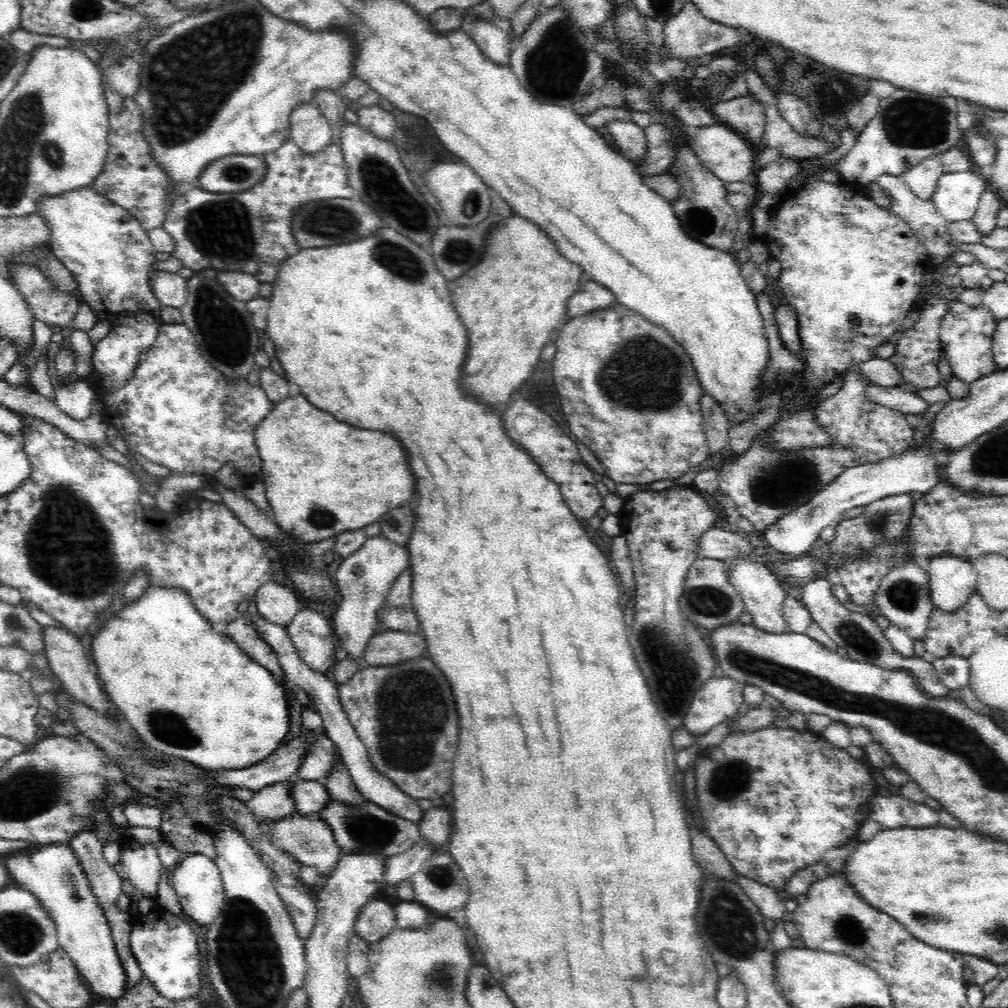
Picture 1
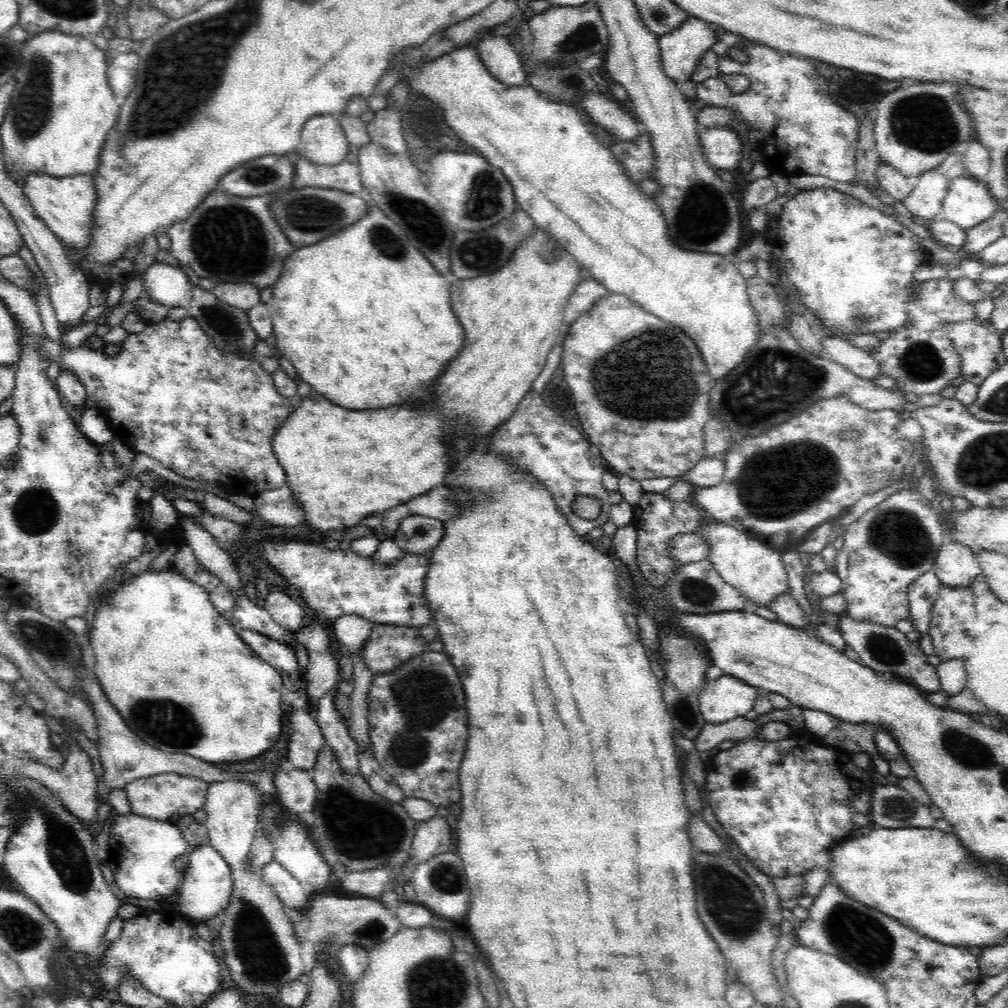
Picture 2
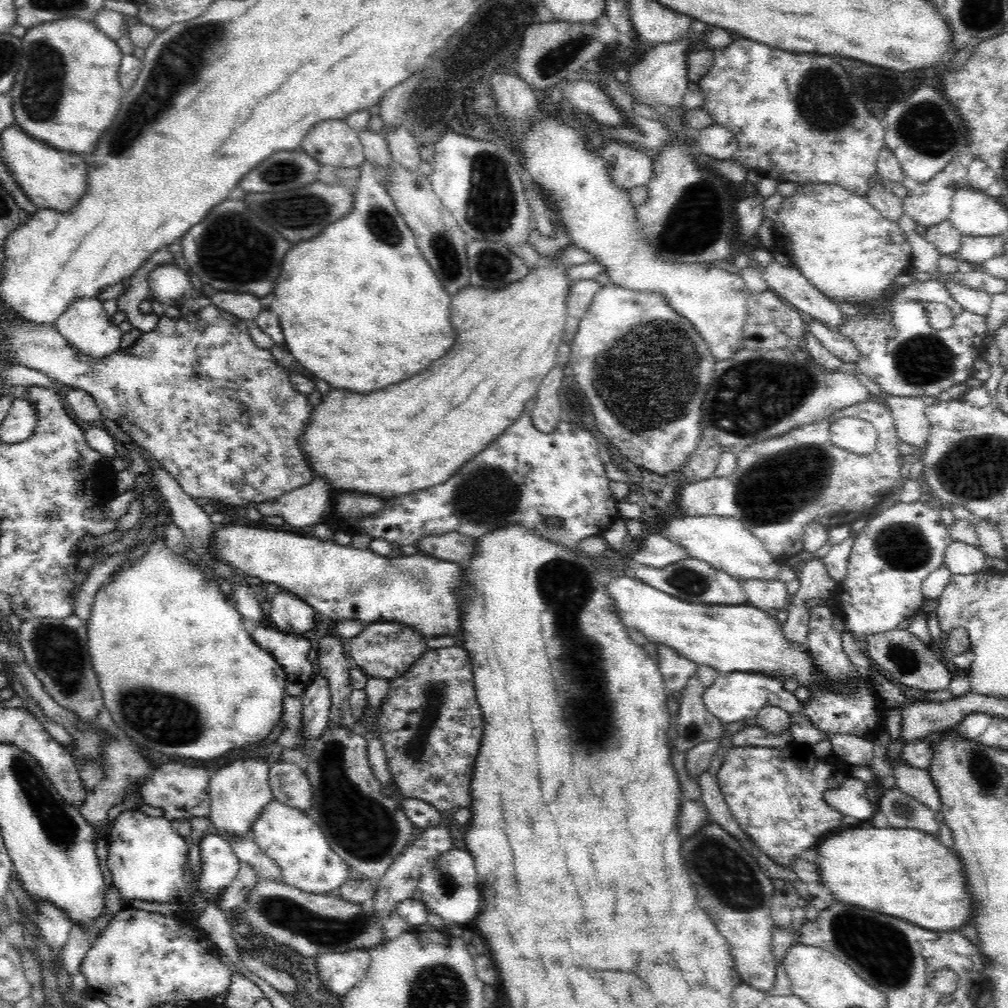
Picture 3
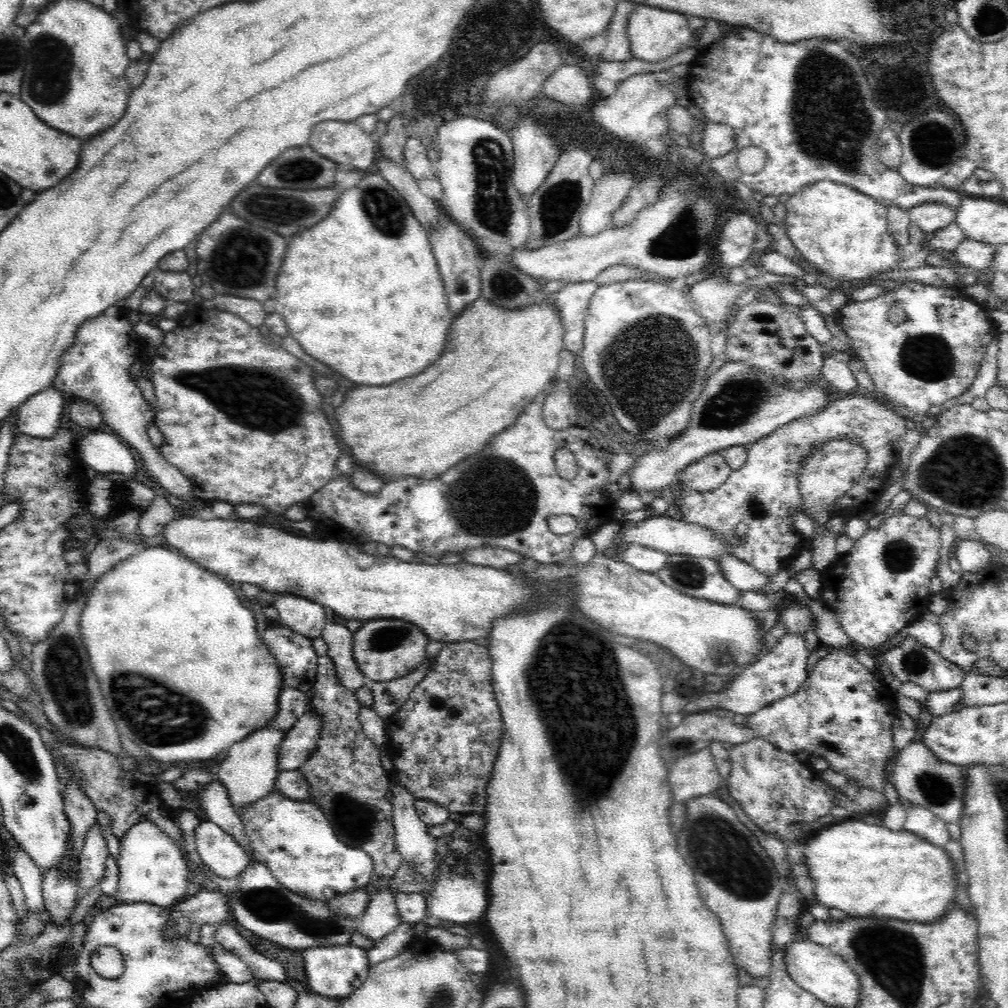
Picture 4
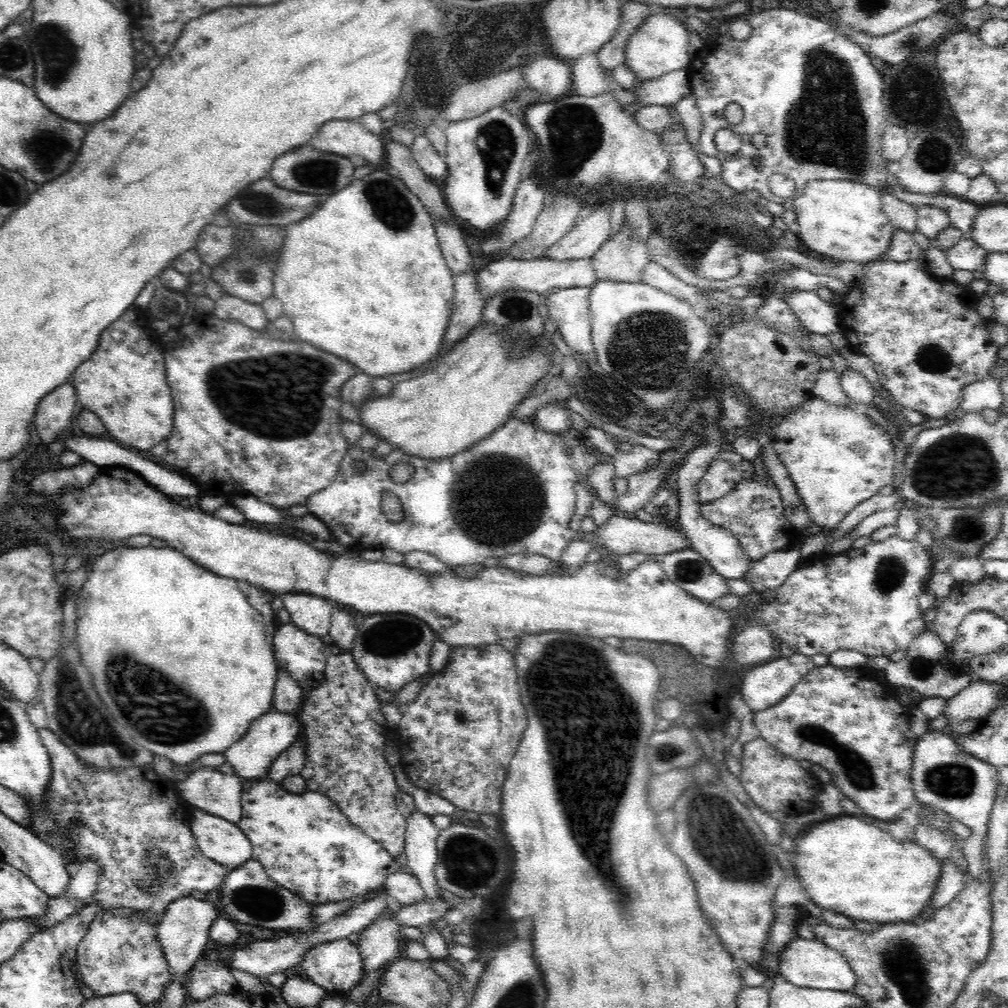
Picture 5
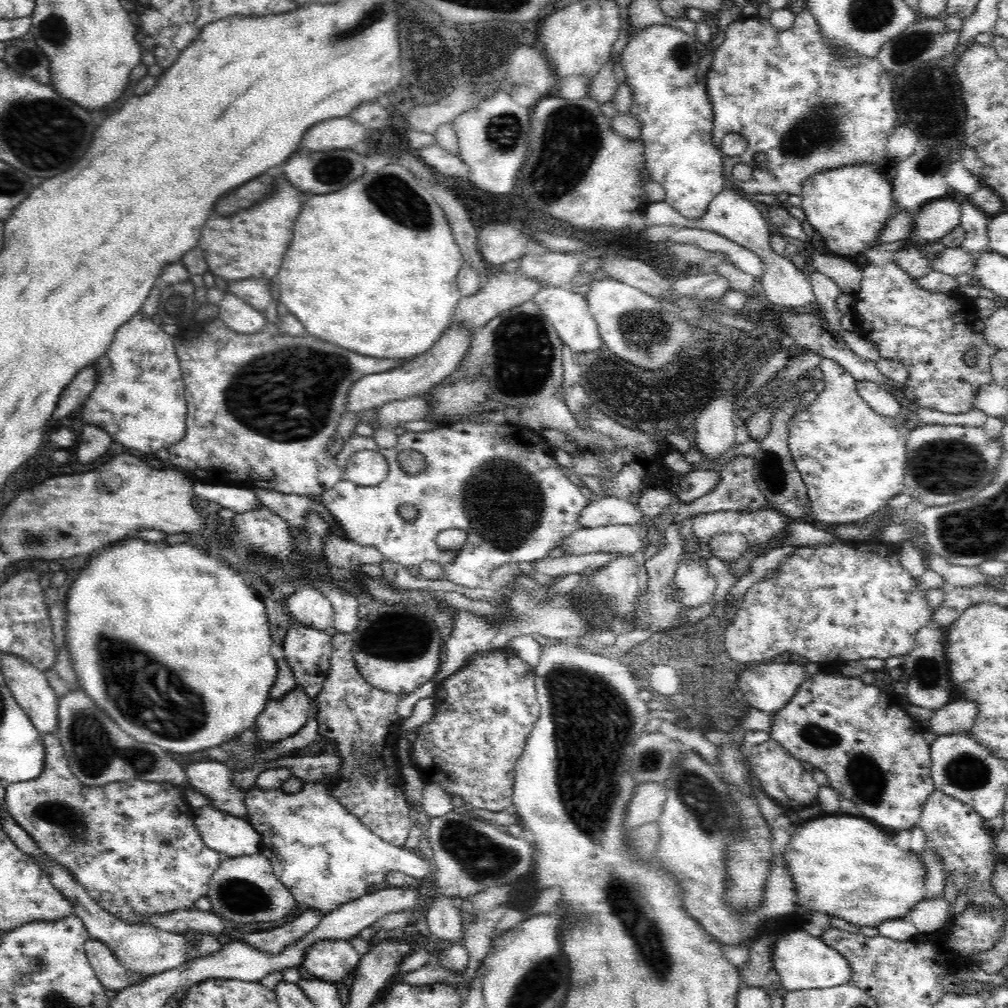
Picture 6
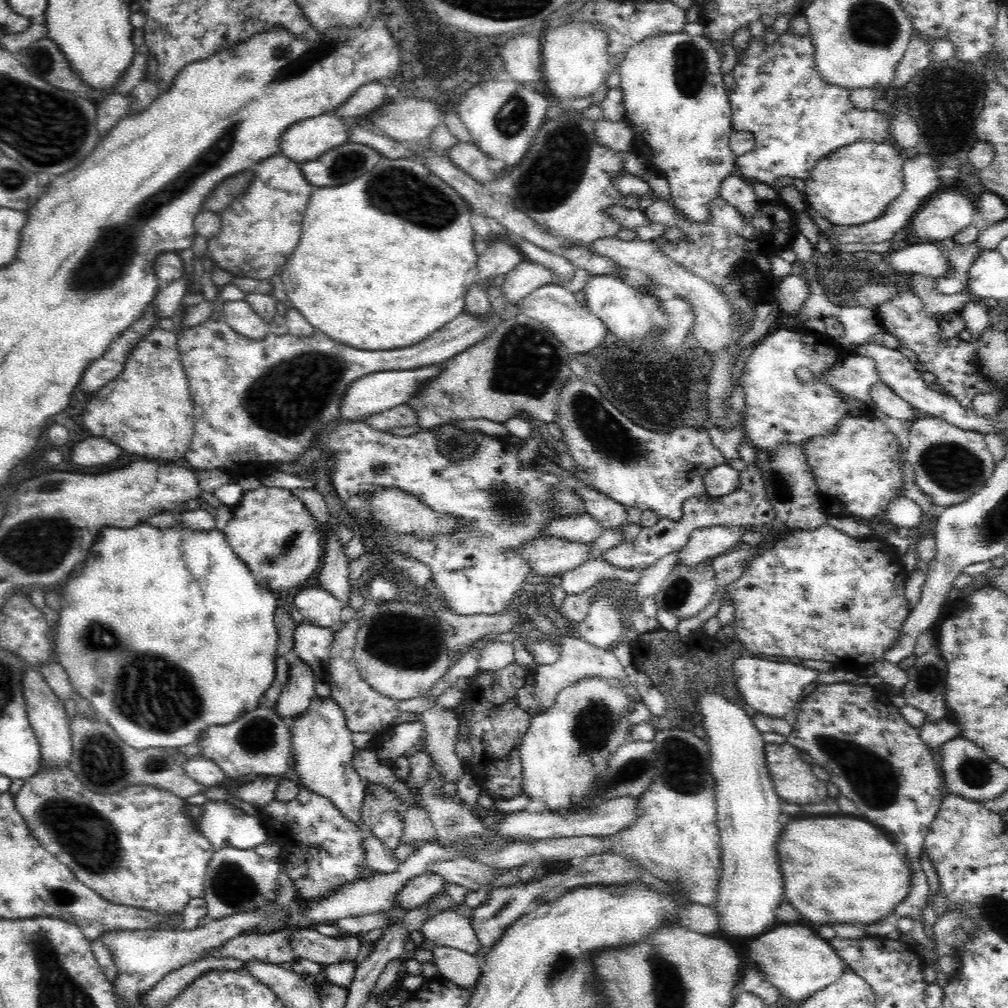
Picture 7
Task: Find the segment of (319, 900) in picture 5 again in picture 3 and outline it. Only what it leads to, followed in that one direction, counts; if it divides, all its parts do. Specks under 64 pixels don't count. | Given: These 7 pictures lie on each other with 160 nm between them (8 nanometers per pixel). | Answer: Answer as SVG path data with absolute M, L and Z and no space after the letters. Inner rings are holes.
M272 799L258 814L250 836L280 867L283 882L312 894L337 894L340 886L350 880L350 865L332 850L322 828L308 818L306 811Z

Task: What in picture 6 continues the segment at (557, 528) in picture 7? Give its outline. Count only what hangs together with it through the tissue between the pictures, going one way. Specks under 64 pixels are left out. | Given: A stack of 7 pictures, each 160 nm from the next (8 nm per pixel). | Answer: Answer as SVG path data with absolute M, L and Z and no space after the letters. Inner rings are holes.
M605 496L601 500L590 502L582 509L578 522L582 528L598 528L598 526L610 526L621 524L638 527L643 514L636 505L628 500Z

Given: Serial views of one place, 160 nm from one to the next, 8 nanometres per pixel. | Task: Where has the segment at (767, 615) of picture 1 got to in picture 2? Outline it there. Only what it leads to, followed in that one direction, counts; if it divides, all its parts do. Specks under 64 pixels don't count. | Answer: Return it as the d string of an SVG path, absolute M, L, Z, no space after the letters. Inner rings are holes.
M722 521L702 522L694 534L701 534L710 548L707 560L712 562L720 577L734 586L755 606L767 606L780 594L789 592L789 577L782 563L782 550L769 547L747 531L735 529Z

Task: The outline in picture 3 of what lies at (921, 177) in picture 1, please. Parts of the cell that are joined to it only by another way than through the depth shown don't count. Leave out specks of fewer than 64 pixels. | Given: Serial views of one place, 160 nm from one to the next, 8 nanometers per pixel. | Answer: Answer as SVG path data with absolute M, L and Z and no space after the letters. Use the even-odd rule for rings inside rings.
M936 178L920 184L911 184L908 196L902 198L904 215L918 225L928 228L949 220L954 196L951 186L944 186Z

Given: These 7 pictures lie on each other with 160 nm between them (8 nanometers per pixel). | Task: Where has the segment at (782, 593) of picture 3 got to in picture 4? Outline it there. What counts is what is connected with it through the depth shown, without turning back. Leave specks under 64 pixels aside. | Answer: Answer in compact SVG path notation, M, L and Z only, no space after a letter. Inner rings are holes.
M724 555L722 560L716 562L718 562L718 565L720 566L720 569L722 569L722 573L725 574L728 582L740 591L759 592L759 594L764 594L761 590L770 583L770 578L768 576L765 576L764 573L758 572L758 570L754 569L754 566L747 564L744 560L737 558L737 556Z

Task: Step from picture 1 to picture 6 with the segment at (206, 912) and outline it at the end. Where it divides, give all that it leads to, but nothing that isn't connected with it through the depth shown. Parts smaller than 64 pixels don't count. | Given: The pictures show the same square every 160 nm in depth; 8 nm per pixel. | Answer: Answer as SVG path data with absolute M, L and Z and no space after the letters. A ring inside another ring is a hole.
M212 805L193 809L202 840L223 857L241 857L261 852L260 834L246 818L226 813Z

